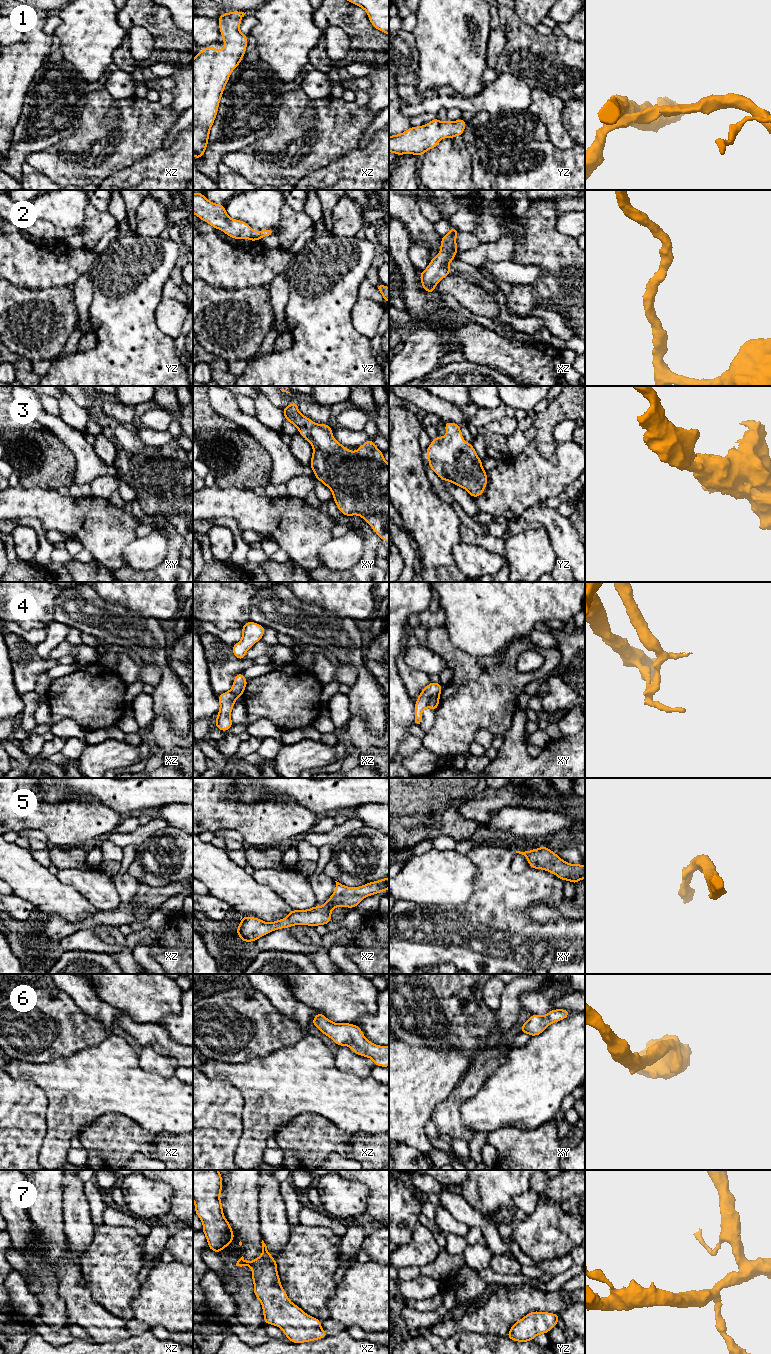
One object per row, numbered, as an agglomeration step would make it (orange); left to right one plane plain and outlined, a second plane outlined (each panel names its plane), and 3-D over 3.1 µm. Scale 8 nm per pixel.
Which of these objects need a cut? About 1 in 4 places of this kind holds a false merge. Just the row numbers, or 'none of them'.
4

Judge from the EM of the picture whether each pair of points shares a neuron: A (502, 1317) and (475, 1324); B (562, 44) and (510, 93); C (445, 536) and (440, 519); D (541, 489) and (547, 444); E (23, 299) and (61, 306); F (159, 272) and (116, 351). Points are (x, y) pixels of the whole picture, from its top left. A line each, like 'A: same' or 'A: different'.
A: same
B: different
C: same
D: different
E: same
F: same

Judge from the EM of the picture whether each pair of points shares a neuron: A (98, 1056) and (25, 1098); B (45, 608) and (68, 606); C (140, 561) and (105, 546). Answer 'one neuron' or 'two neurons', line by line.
A: two neurons
B: two neurons
C: two neurons

